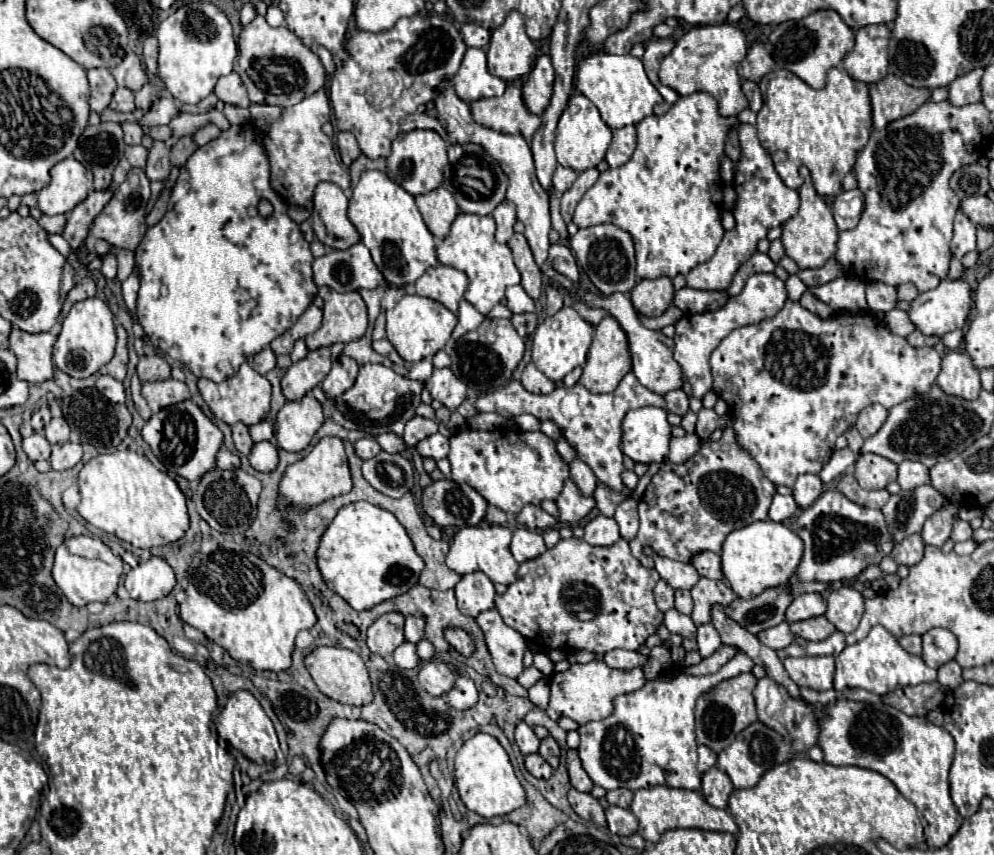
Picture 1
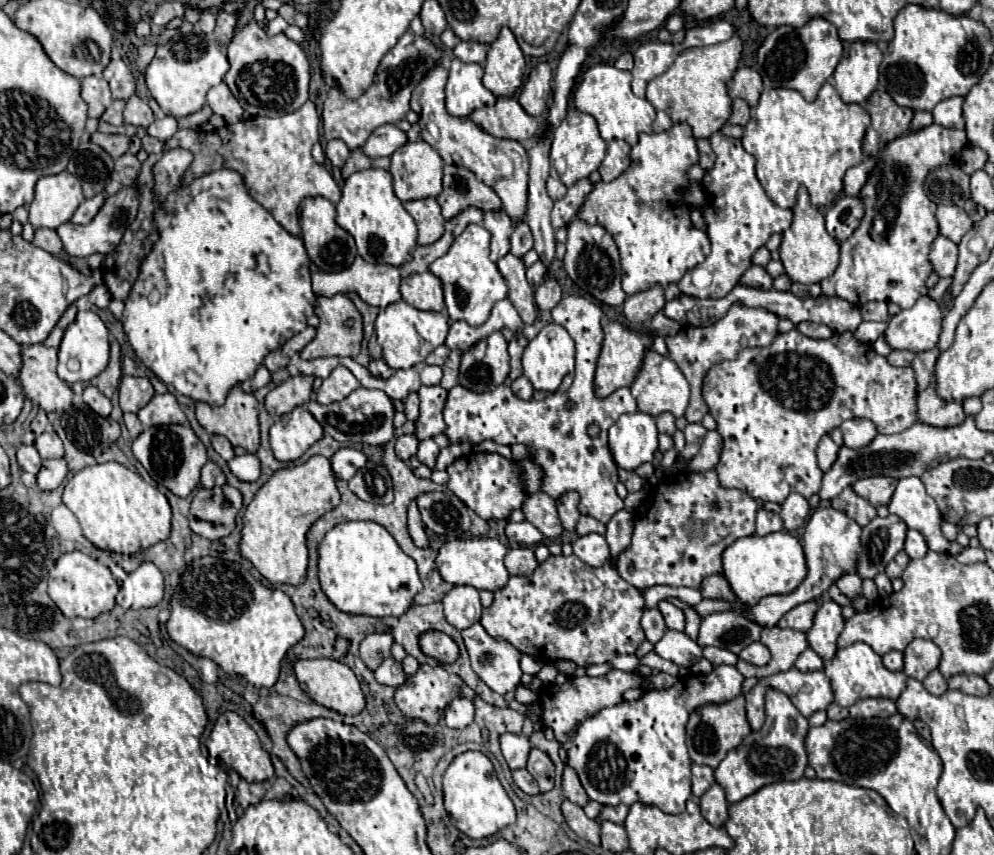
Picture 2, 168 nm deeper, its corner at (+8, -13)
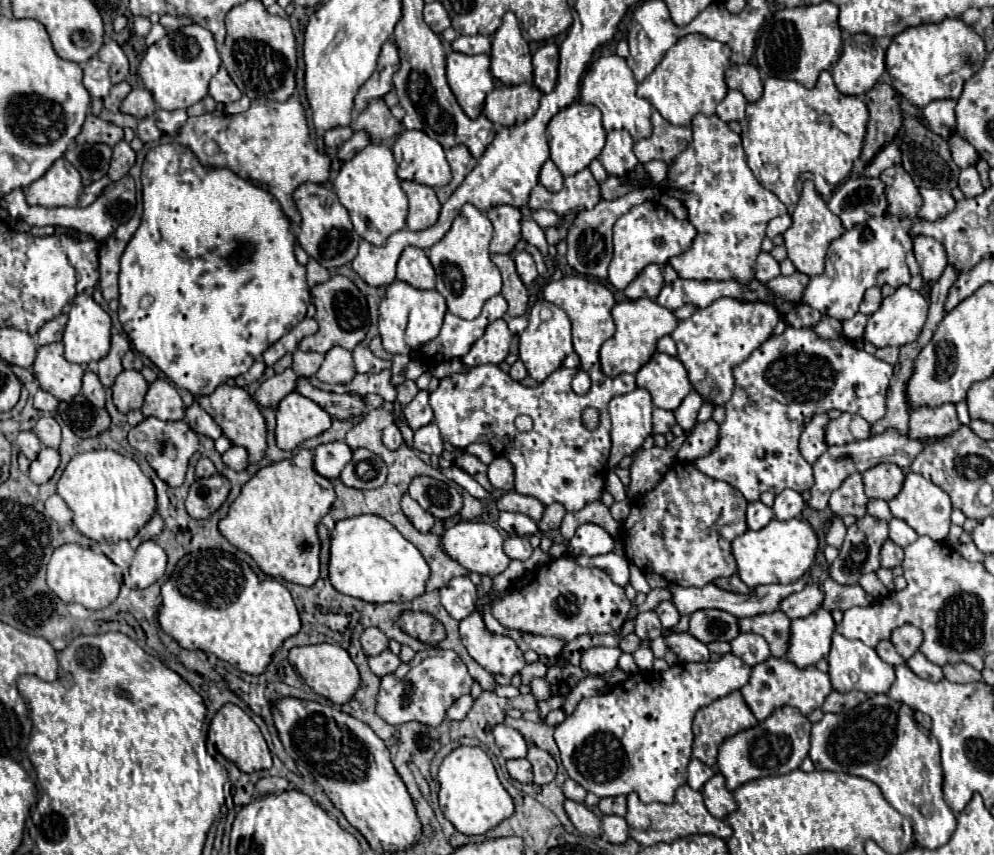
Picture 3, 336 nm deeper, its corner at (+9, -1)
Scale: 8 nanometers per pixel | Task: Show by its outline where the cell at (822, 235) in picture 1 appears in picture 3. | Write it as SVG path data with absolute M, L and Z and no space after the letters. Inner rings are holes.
M805 180L803 184L803 192L801 198L793 210L793 224L791 228L783 234L785 238L785 248L789 254L789 260L795 264L795 268L807 276L817 276L823 272L825 268L825 254L829 244L839 238L845 232L841 220L837 220L837 216L833 212L829 212L827 204L823 202L823 198L817 194L815 186L811 180Z

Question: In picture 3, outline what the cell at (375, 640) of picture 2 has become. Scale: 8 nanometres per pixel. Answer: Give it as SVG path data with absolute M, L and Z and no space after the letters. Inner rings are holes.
M367 628L361 634L361 646L363 646L363 654L365 656L377 656L383 650L387 650L387 636L379 630L379 628Z

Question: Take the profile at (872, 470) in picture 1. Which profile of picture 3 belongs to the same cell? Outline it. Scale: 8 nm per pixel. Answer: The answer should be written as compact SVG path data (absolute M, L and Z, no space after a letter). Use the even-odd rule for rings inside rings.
M879 464L863 472L863 484L865 494L869 498L881 498L891 500L901 490L901 484L905 480L905 474L895 464Z

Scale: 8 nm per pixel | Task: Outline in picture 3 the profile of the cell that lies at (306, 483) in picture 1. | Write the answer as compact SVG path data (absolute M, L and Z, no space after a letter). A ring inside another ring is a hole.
M303 448L291 460L261 468L229 506L227 516L219 522L219 532L229 544L247 552L265 574L293 584L313 586L319 578L321 552L317 524L333 502L333 484L313 470L313 452Z

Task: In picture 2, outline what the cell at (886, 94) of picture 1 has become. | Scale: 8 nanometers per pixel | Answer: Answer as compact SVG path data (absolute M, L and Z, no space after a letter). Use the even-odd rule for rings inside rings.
M876 90L864 102L864 108L872 118L872 124L866 130L864 146L862 146L866 156L878 152L884 144L888 144L890 140L904 134L910 128L910 122L914 116L914 112L910 108L902 108L902 106L894 104L892 96L884 90Z

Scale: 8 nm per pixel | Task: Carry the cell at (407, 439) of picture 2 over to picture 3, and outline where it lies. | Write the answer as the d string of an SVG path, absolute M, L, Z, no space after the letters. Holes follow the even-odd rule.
M391 424L391 426L387 426L383 430L383 444L385 444L385 448L397 450L401 446L401 442L403 442L403 436L401 436L401 432L399 432L399 428L395 424Z

